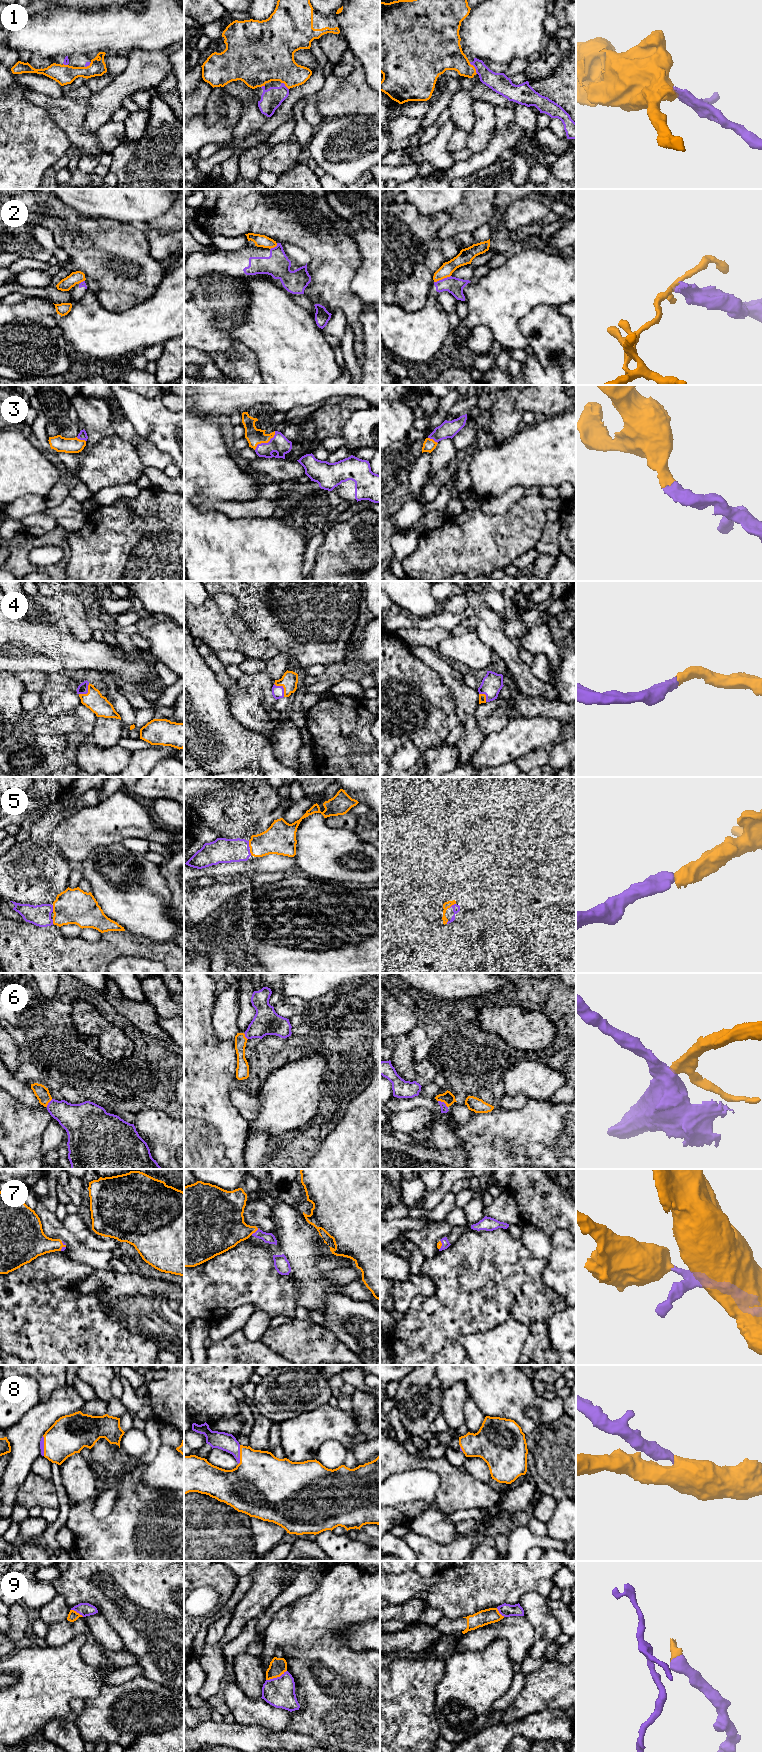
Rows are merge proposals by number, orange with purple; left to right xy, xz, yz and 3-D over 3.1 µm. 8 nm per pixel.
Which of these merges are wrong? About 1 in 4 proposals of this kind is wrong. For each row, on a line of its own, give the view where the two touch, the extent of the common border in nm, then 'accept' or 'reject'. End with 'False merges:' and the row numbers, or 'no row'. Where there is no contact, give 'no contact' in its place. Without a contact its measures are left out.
1: meets orange in yz; contact 120 nm long; reject
2: meets orange in yz; contact 150 nm long; reject
3: meets orange in xz; contact 220 nm long; accept
4: meets orange in xz; contact 140 nm long; accept
5: meets orange in yz; contact 80 nm long; accept
6: meets orange in yz; contact 100 nm long; accept
7: meets orange in xz; contact 80 nm long; accept
8: meets orange in xy; contact 160 nm long; accept
9: meets orange in xz; contact 190 nm long; accept
False merges: 1, 2

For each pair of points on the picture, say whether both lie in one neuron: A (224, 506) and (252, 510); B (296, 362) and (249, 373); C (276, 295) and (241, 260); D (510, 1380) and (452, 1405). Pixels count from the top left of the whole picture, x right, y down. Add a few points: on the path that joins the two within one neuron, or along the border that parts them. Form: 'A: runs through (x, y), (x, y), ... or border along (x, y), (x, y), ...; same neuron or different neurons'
A: runs through (231, 509), (245, 509); same neuron
B: border along (250, 349), (255, 355), (261, 374); different neurons
C: border along (244, 278), (256, 274), (270, 274), (279, 280); different neurons
D: border along (448, 1386), (462, 1381), (471, 1395); different neurons

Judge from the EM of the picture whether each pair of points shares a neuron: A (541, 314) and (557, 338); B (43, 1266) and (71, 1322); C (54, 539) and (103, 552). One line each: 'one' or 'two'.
A: one
B: one
C: two

